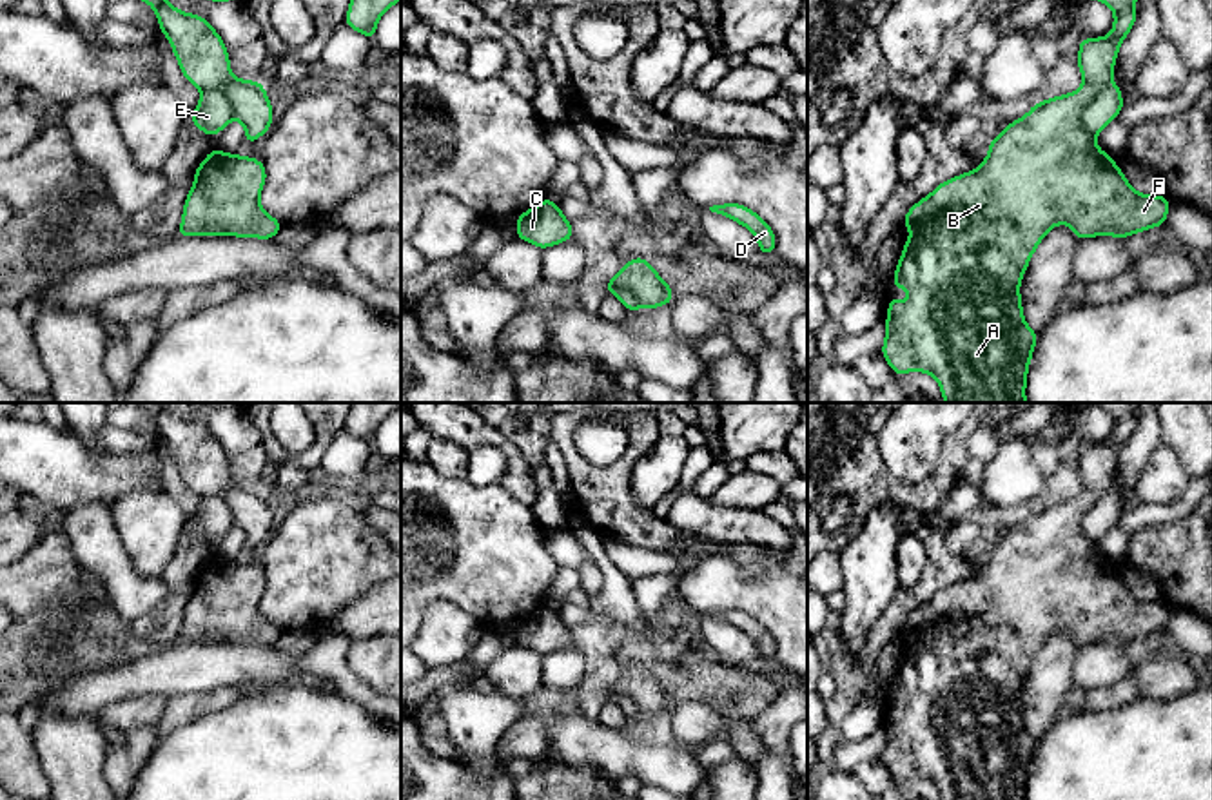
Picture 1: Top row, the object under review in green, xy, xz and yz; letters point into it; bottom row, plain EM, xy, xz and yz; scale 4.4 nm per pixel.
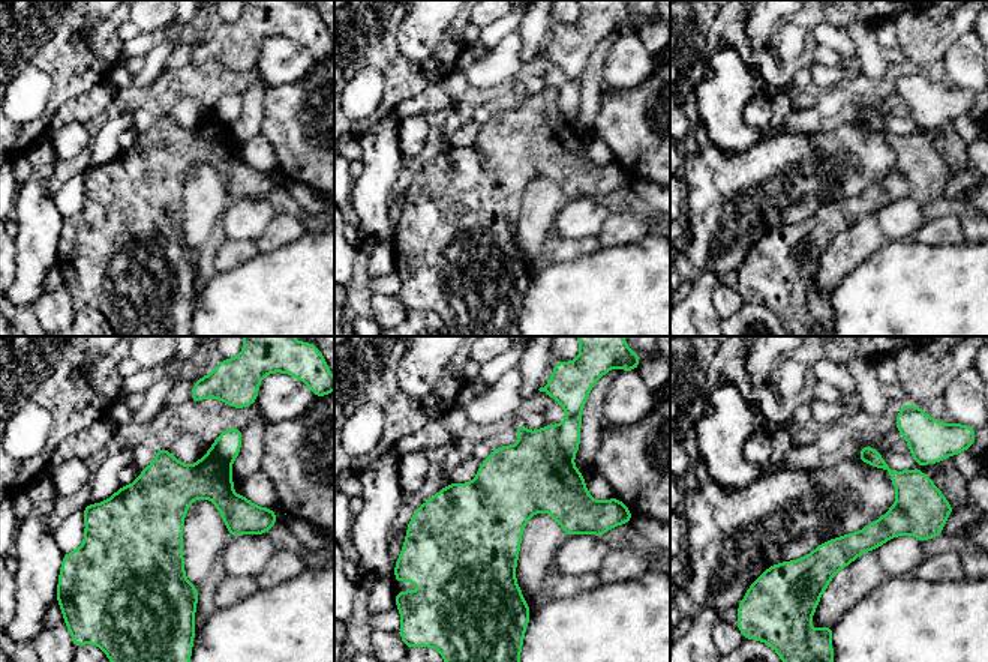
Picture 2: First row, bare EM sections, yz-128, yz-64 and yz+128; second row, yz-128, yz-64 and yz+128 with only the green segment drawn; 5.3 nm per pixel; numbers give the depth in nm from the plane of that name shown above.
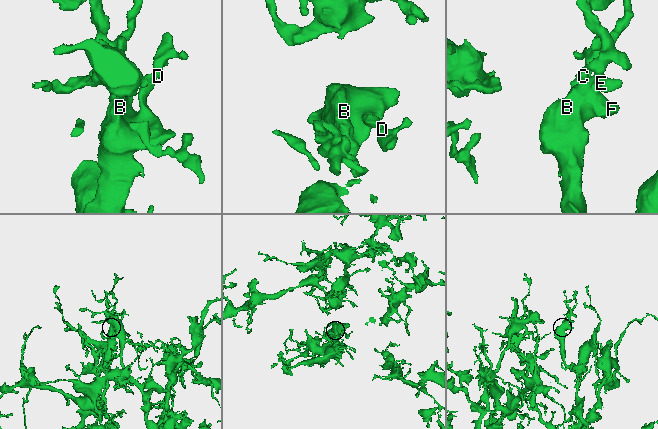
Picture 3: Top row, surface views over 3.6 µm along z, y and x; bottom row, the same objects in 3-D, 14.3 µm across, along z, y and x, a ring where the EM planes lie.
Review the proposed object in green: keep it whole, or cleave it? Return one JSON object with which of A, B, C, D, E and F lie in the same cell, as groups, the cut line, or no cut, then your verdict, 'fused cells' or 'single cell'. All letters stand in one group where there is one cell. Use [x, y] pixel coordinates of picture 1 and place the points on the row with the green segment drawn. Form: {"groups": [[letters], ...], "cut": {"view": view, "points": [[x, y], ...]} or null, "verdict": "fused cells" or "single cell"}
{"groups": [["A", "B", "C", "D", "F"], ["E"]], "cut": {"view": "yz", "points": [[1111, 80], [1082, 111], [1082, 127], [1091, 136]]}, "verdict": "fused cells"}

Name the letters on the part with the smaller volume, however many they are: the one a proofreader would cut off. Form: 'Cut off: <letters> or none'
Cut off: E

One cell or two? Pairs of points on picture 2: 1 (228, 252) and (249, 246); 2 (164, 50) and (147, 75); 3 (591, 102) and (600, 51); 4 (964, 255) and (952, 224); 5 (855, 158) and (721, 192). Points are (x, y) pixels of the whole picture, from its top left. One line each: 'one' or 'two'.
1: one
2: one
3: one
4: two
5: one

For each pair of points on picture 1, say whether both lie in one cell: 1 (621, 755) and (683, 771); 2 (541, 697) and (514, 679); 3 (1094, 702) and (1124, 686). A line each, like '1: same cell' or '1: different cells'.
1: same cell
2: different cells
3: same cell

